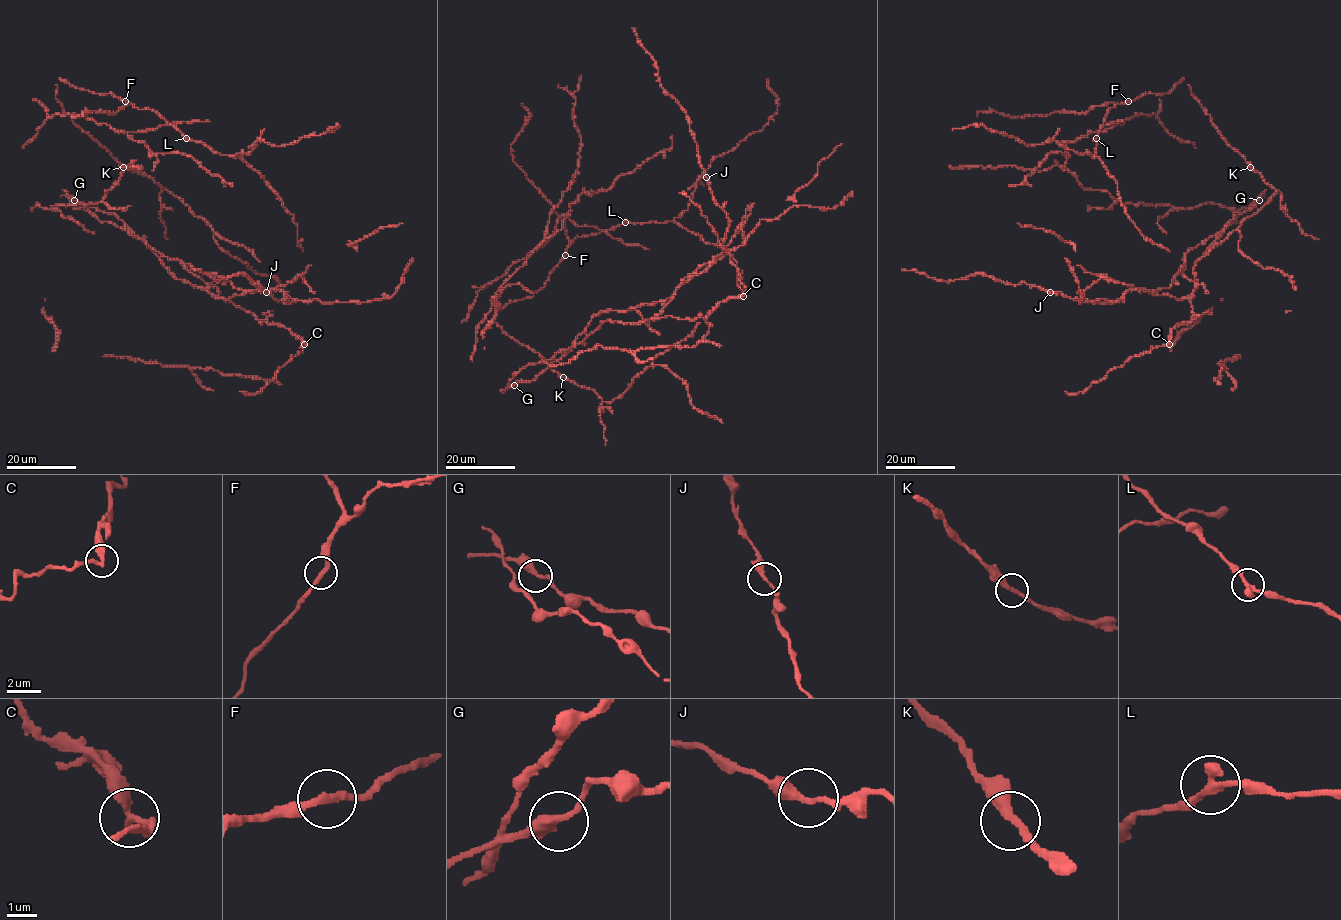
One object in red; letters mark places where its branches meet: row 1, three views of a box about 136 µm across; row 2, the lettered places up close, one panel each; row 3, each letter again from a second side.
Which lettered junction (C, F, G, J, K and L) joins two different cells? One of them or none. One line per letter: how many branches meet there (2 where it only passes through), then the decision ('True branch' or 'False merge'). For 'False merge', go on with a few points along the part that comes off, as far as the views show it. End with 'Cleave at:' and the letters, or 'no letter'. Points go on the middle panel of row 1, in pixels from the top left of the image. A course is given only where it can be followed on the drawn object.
C: Branches: 2. False merge. Course of the part to remove: (743, 296), (745, 286), (740, 280), (738, 269), (730, 261), (730, 255), (722, 248), (700, 207), (679, 192)
F: Branches: 2. True branch
G: Branches: 2. True branch
J: Branches: 2. True branch
K: Branches: 2. True branch
L: Branches: 2. True branch
Cleave at: C

